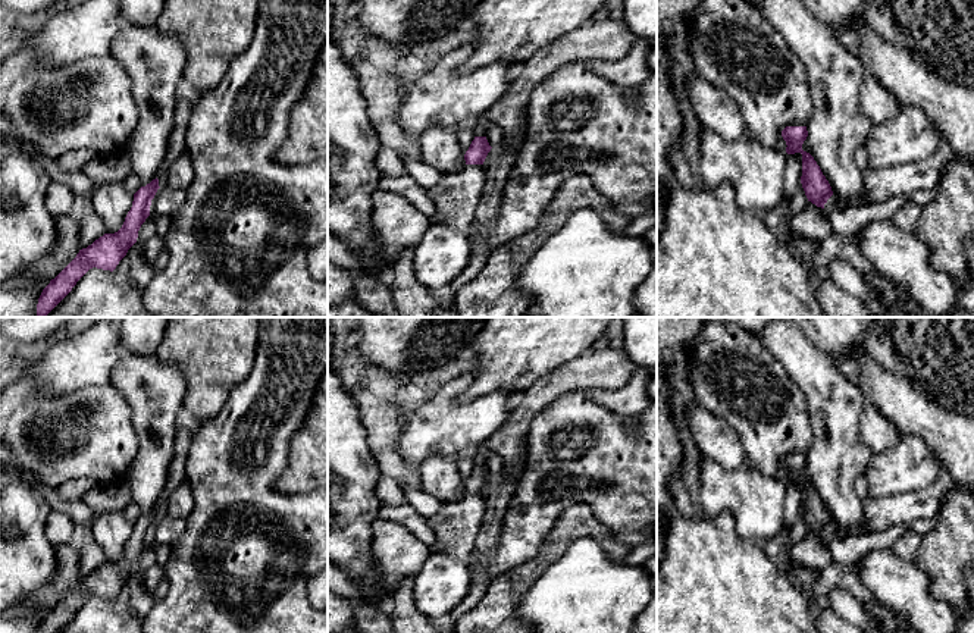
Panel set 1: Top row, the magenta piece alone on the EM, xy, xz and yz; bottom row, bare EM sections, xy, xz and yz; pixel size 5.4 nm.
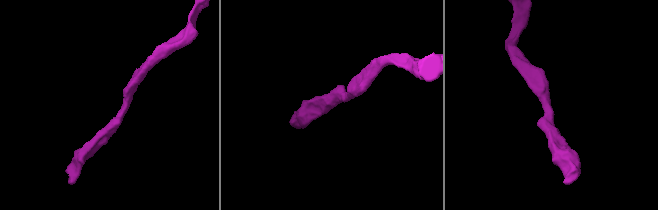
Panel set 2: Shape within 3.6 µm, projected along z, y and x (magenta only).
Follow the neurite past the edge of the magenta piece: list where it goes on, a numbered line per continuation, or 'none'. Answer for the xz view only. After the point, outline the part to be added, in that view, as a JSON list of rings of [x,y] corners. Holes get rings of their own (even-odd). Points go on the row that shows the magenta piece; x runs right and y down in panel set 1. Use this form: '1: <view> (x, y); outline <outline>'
none

